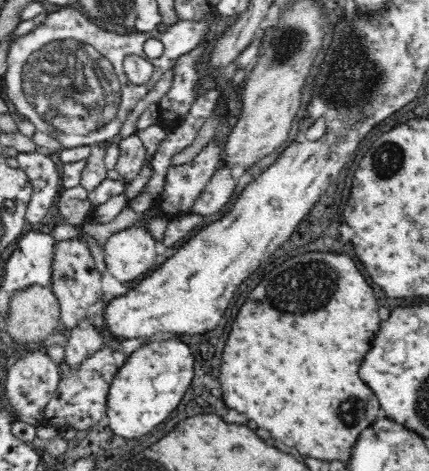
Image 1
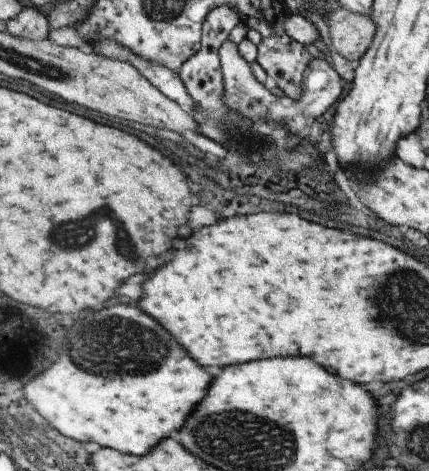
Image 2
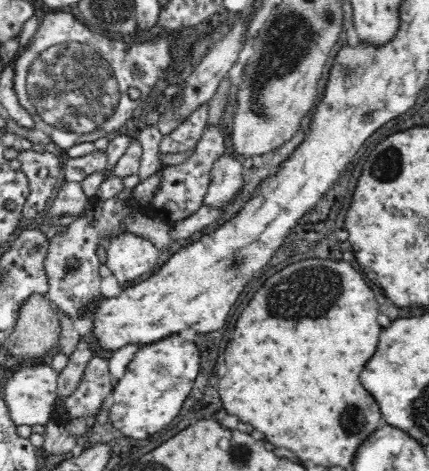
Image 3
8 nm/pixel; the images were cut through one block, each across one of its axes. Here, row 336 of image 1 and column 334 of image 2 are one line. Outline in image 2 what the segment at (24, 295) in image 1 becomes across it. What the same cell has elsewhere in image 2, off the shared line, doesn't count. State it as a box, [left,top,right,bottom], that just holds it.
[325,6,375,62]

